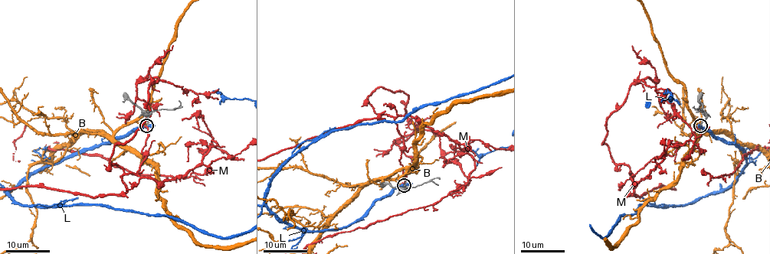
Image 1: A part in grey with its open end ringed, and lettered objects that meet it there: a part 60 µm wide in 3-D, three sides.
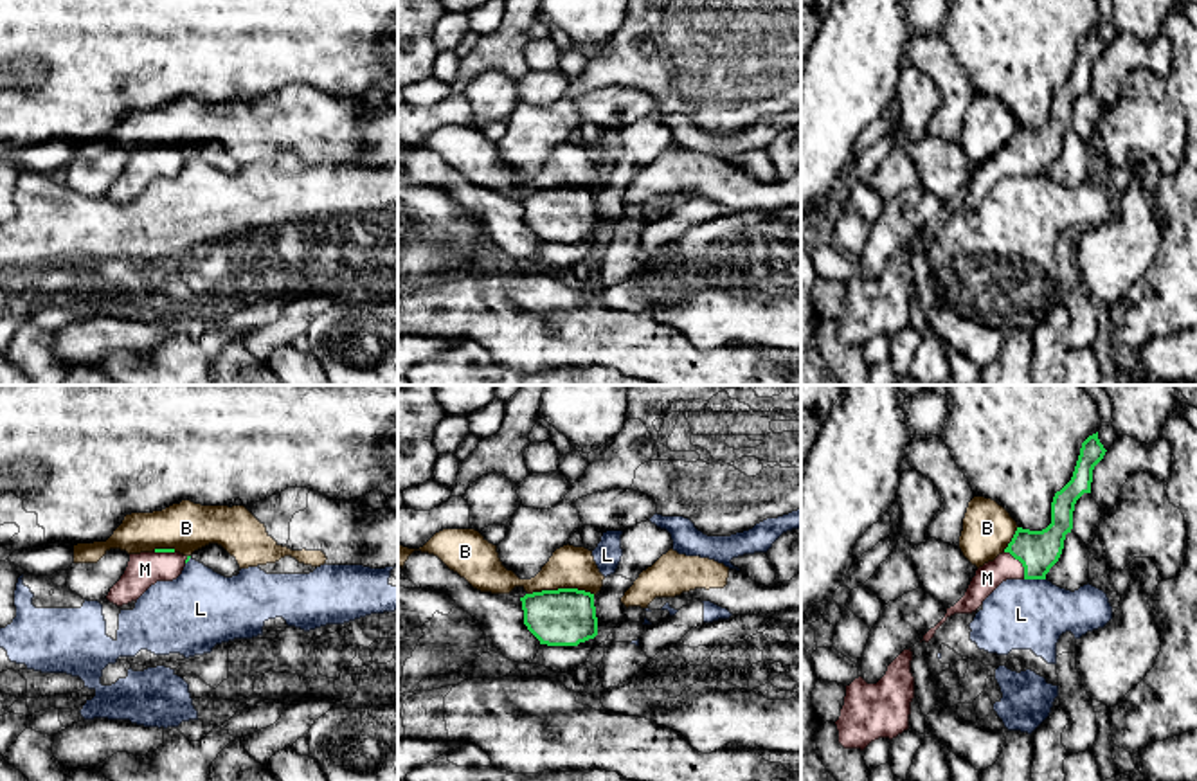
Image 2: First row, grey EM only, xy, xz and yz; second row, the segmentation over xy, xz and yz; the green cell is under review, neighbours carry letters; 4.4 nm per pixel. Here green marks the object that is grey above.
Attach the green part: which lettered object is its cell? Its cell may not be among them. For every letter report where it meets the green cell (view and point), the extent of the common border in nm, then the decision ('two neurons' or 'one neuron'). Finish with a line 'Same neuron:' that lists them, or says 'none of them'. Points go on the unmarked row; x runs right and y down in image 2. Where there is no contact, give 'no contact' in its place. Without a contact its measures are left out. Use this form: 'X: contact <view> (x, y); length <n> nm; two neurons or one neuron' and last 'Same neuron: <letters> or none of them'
B: contact xz (562, 186); length 300 nm; two neurons
L: contact yz (1035, 175); length 100 nm; two neurons
M: contact yz (1021, 159); length 160 nm; one neuron
Same neuron: M

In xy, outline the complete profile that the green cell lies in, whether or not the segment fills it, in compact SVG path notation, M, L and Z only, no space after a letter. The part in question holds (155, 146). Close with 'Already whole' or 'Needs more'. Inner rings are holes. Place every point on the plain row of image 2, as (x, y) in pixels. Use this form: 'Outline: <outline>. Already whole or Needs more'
Outline: M155 146L153 149L130 151L121 176L110 185L106 196L117 203L137 198L157 178L176 176L191 153L175 146Z. Needs more

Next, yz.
Outline: M1098 29L1082 40L1071 77L1053 94L1051 121L1042 128L1017 124L1004 149L976 167L965 193L947 205L945 214L922 238L929 239L950 212L976 209L1006 176L1046 176L1062 151L1066 131L1073 126L1075 101L1084 90L1091 90L1093 67L1105 49Z. Needs more

